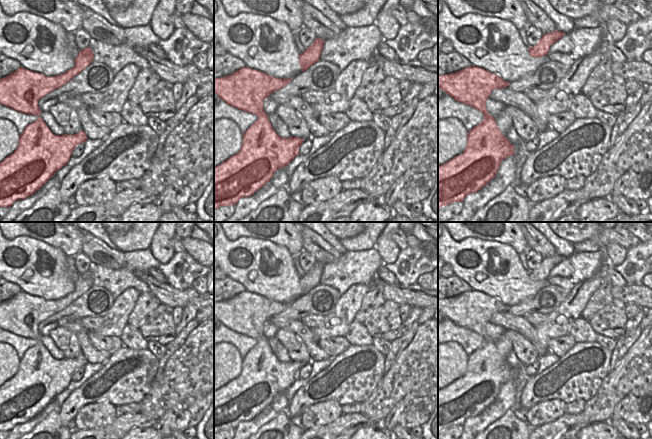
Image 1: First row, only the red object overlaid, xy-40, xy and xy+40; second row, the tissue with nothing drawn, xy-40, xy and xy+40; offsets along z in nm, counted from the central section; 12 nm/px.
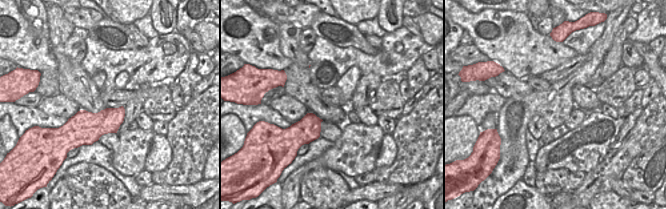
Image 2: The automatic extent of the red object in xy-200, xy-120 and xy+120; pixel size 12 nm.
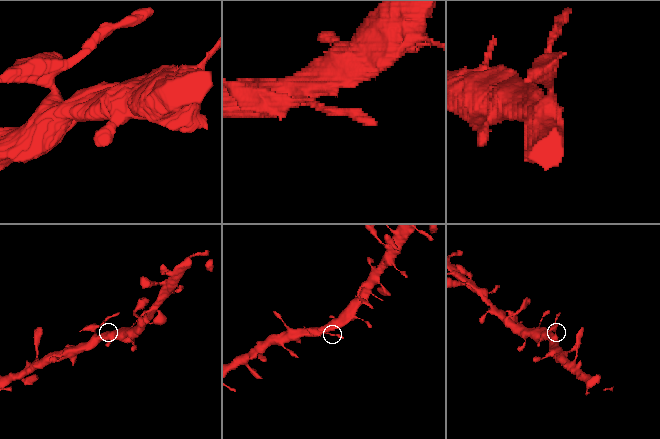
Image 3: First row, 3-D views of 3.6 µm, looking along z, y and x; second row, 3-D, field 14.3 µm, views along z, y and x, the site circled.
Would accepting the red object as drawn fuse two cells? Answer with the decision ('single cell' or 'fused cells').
fused cells

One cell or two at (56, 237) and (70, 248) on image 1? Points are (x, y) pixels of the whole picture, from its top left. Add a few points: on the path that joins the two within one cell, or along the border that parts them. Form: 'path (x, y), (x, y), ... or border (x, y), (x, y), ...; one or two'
path (59, 237), (67, 245); one

